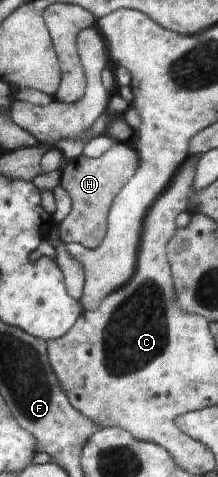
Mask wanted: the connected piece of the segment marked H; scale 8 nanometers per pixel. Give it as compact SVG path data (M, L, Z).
M116 142L110 150L106 150L98 158L86 158L81 155L69 159L64 170L61 170L61 186L71 197L72 210L58 225L57 238L65 244L82 244L90 250L101 246L108 229L106 216L110 213L120 190L135 177L139 166L138 152L132 148L130 142Z

